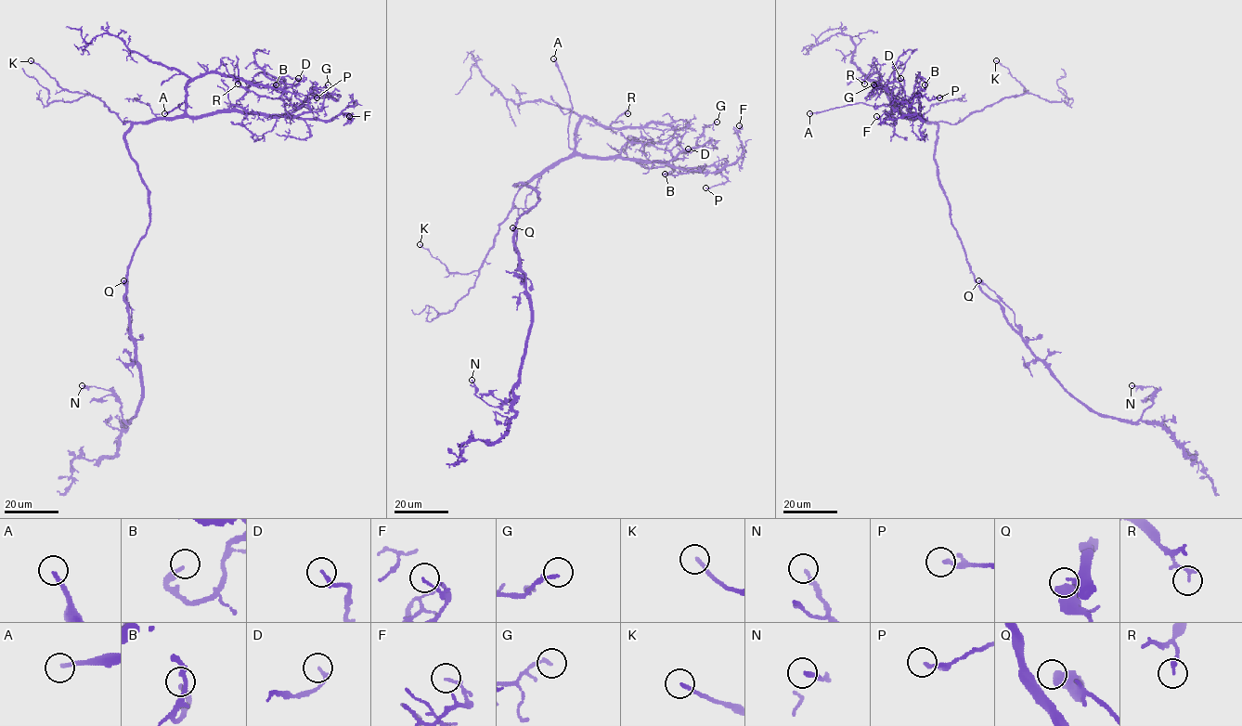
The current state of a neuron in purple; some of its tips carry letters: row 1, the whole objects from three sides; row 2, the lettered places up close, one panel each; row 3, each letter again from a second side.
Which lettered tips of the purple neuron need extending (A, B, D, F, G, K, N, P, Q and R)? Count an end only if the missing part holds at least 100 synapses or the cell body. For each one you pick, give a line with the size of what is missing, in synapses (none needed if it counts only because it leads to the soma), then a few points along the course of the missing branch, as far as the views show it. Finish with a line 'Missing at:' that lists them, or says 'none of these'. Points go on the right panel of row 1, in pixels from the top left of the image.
Missing at: A

